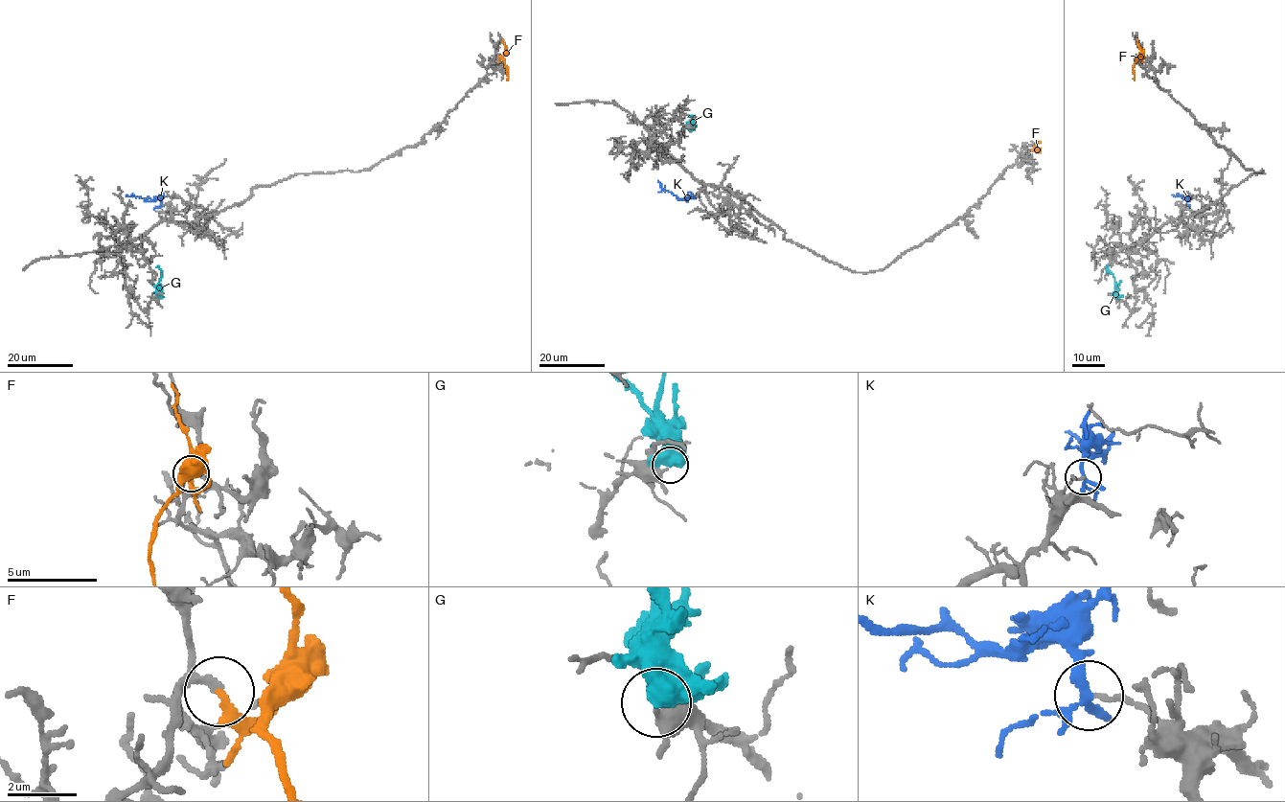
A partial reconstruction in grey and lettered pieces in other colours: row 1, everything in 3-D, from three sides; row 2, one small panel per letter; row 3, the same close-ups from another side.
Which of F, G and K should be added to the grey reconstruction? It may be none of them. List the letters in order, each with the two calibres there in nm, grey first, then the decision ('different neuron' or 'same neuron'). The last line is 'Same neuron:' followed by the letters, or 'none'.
F: 150 nm thick on the grey side, 240 nm on the other; same neuron
G: 240 nm thick on the grey side, 650 nm on the other; different neuron
K: 140 nm thick on the grey side, 220 nm on the other; different neuron
Same neuron: F

